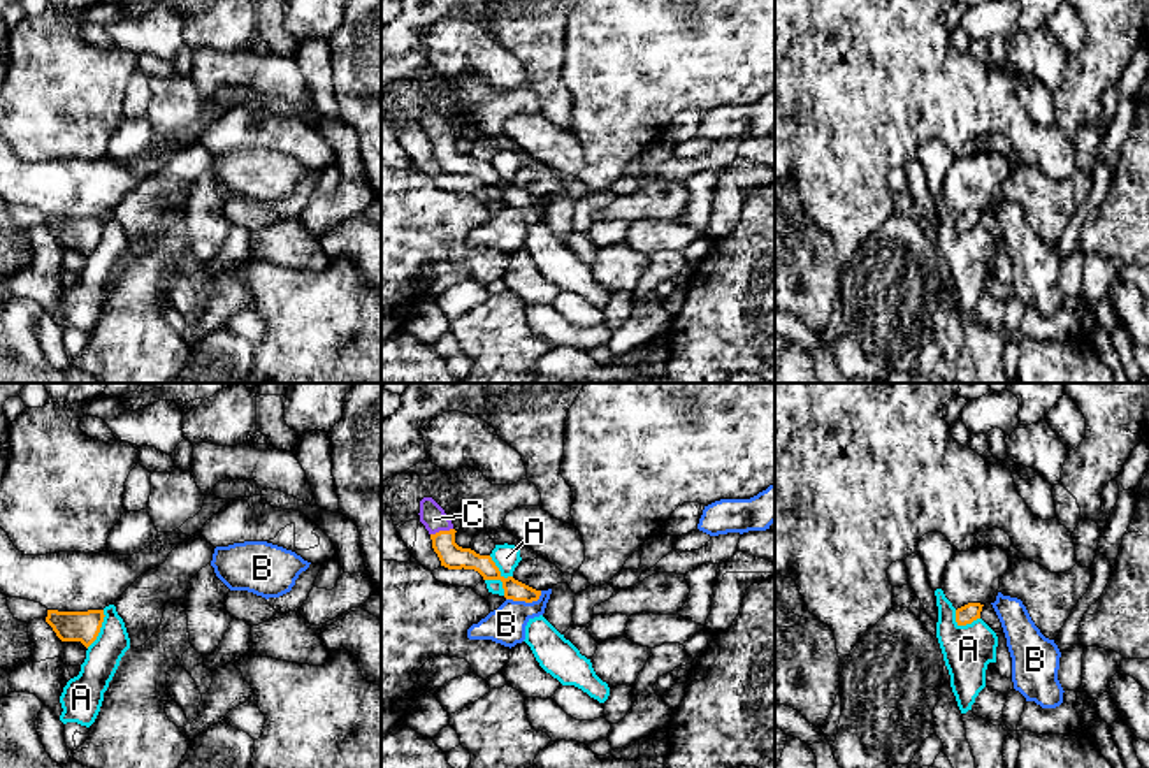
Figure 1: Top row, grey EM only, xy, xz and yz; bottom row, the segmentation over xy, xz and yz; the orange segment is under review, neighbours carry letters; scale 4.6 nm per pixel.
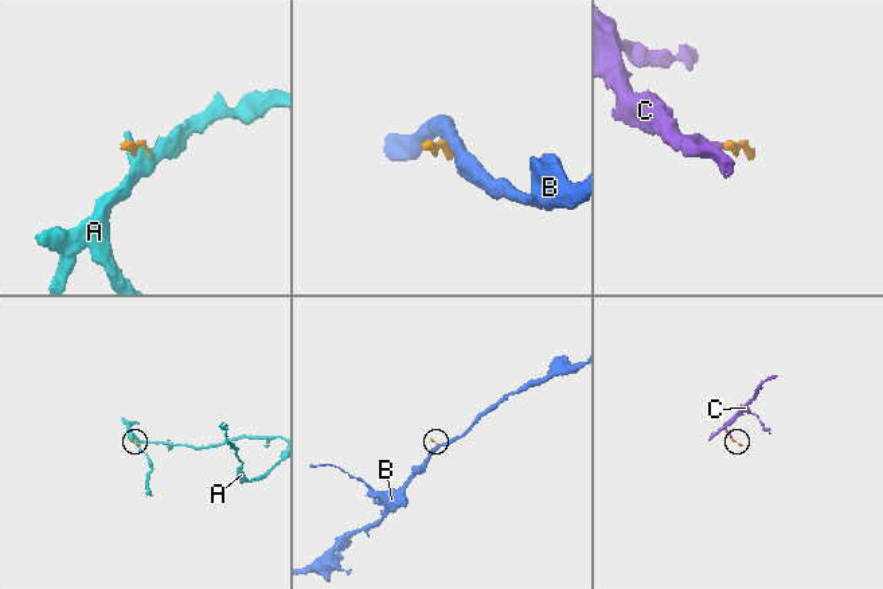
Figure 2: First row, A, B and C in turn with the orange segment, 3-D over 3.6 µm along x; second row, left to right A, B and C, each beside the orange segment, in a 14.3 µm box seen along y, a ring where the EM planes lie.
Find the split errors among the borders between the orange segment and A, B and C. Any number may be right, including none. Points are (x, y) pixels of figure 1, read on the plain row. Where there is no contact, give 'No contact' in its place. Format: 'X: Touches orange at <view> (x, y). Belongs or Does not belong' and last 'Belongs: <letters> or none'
A: Touches orange at xz (499, 181). Does not belong
B: Touches orange at xz (526, 208). Does not belong
C: Touches orange at xz (441, 137). Belongs
Belongs: C

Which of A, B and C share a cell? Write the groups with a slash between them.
A / B / C

